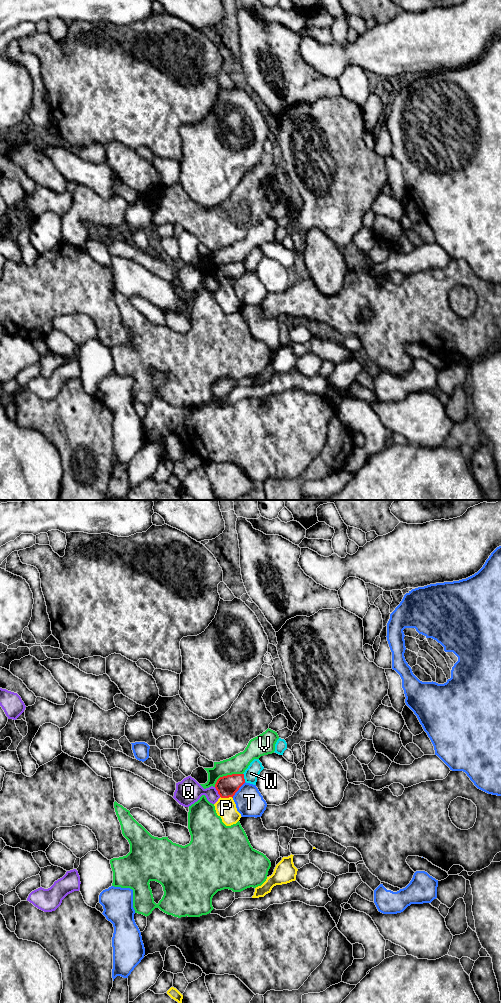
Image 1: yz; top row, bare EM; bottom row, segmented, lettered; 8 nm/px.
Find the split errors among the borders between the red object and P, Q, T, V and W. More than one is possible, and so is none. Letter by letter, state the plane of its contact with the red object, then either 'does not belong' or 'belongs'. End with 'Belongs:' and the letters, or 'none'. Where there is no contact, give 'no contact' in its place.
P: meets red in yz; does not belong
Q: meets red in yz; does not belong
T: meets red in yz; does not belong
V: meets red in yz; does not belong
W: meets red in yz; does not belong
Belongs: none

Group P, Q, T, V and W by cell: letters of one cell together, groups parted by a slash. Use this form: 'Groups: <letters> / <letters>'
Groups: P / Q / T / V / W

